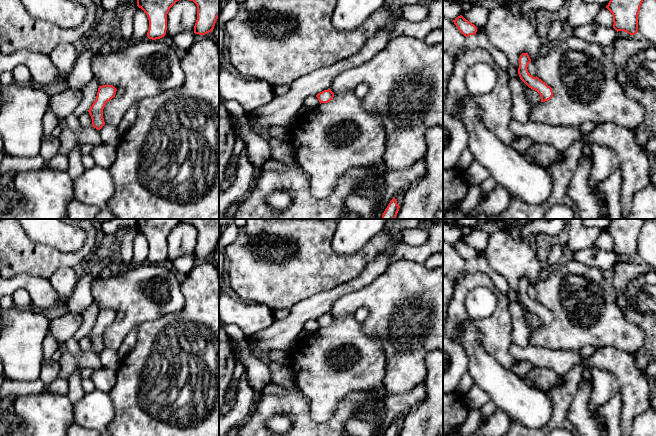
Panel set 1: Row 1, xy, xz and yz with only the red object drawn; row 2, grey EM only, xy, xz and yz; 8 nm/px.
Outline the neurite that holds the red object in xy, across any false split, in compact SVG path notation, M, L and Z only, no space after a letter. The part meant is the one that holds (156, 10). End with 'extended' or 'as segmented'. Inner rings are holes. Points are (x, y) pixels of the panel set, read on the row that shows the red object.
M137 0L137 6L146 13L149 20L149 39L156 40L166 35L167 14L177 1L179 0Z | as segmented

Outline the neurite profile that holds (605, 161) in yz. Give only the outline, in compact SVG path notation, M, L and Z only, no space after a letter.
M588 143L591 149L593 164L589 174L588 185L590 191L595 193L597 185L607 179L619 165L616 153L603 145Z

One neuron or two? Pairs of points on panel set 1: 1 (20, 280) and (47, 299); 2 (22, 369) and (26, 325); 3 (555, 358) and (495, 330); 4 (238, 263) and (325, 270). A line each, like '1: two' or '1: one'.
1: one
2: one
3: two
4: one

